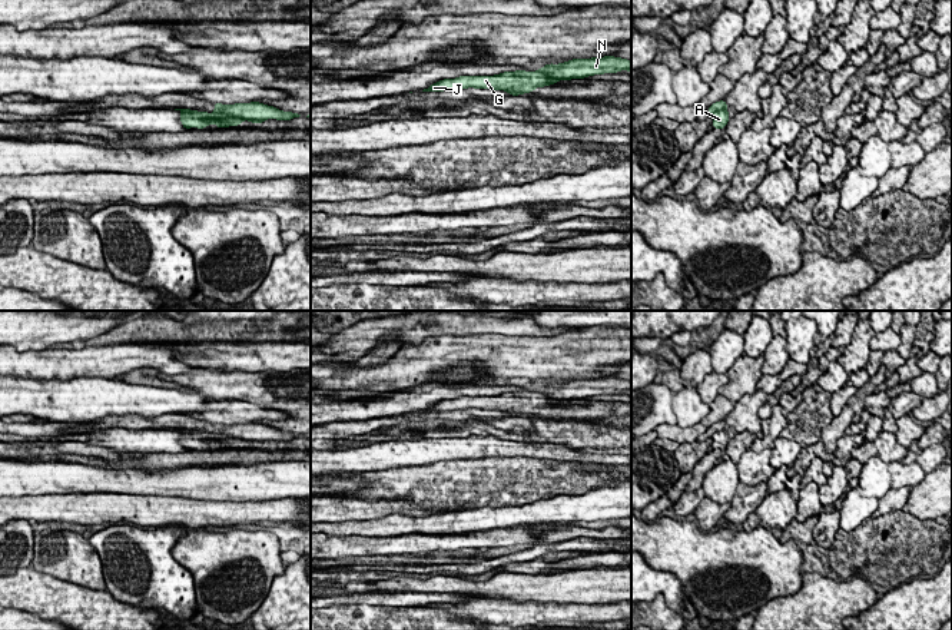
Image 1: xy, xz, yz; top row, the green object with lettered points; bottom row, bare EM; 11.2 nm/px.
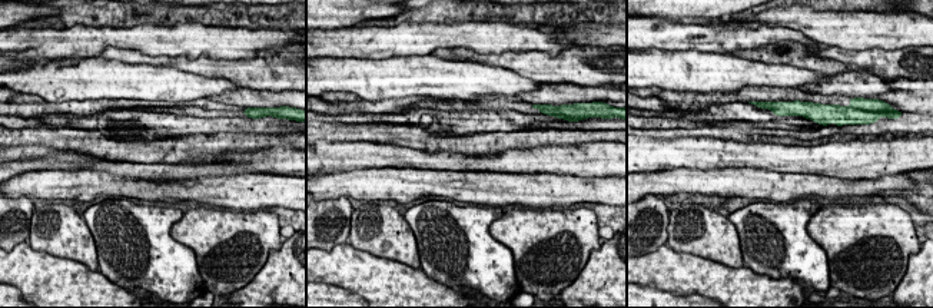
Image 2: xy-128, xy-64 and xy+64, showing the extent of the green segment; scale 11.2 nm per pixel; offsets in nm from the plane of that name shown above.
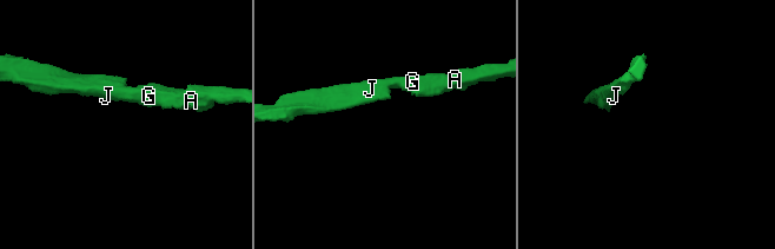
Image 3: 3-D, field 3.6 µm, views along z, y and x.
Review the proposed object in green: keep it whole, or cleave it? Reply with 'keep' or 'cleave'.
cleave

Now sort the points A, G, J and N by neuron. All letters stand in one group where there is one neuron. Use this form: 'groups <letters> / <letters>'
groups A G J / N

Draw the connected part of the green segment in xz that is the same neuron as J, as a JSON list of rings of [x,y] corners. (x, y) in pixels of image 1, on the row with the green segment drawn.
[[[502,72],[494,76],[460,76],[455,79],[442,79],[422,92],[444,92],[454,89],[491,89],[491,90],[504,90],[511,96],[518,96],[524,93],[531,93],[537,87],[551,86],[558,80],[551,79],[547,73],[543,72]]]

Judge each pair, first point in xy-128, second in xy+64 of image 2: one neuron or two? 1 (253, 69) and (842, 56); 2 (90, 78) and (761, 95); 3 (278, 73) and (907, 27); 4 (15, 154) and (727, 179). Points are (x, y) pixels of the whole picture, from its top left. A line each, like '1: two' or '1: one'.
1: one
2: two
3: two
4: two

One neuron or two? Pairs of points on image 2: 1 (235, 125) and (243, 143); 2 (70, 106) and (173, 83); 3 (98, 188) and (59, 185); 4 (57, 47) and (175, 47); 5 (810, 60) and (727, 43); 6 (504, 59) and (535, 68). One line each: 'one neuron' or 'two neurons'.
1: two neurons
2: two neurons
3: one neuron
4: one neuron
5: two neurons
6: one neuron

